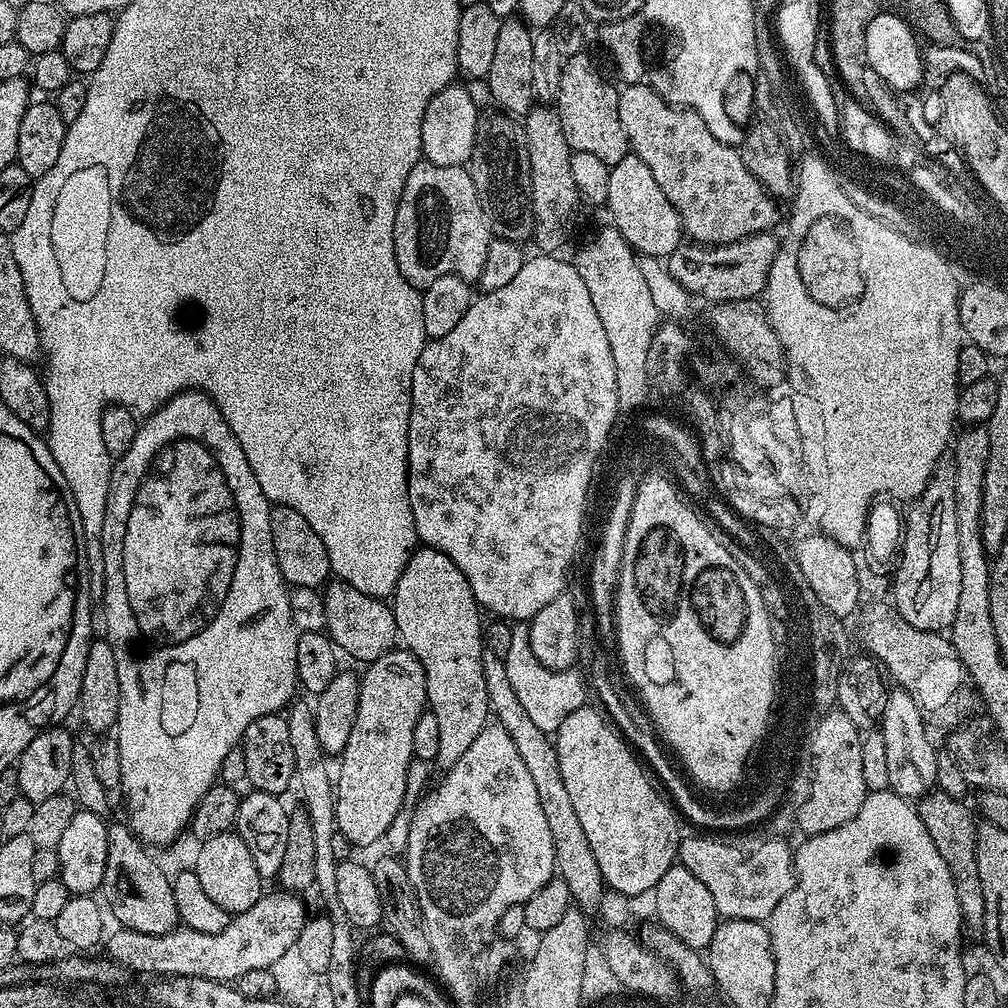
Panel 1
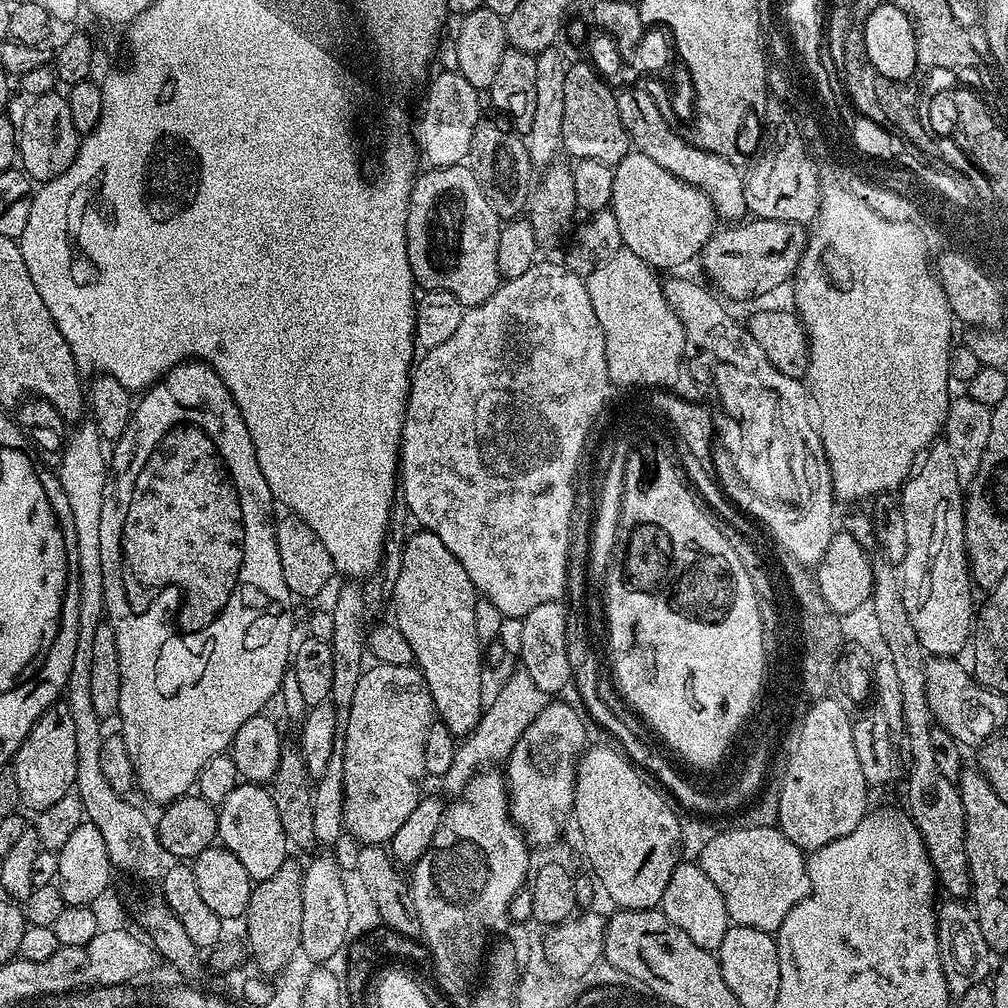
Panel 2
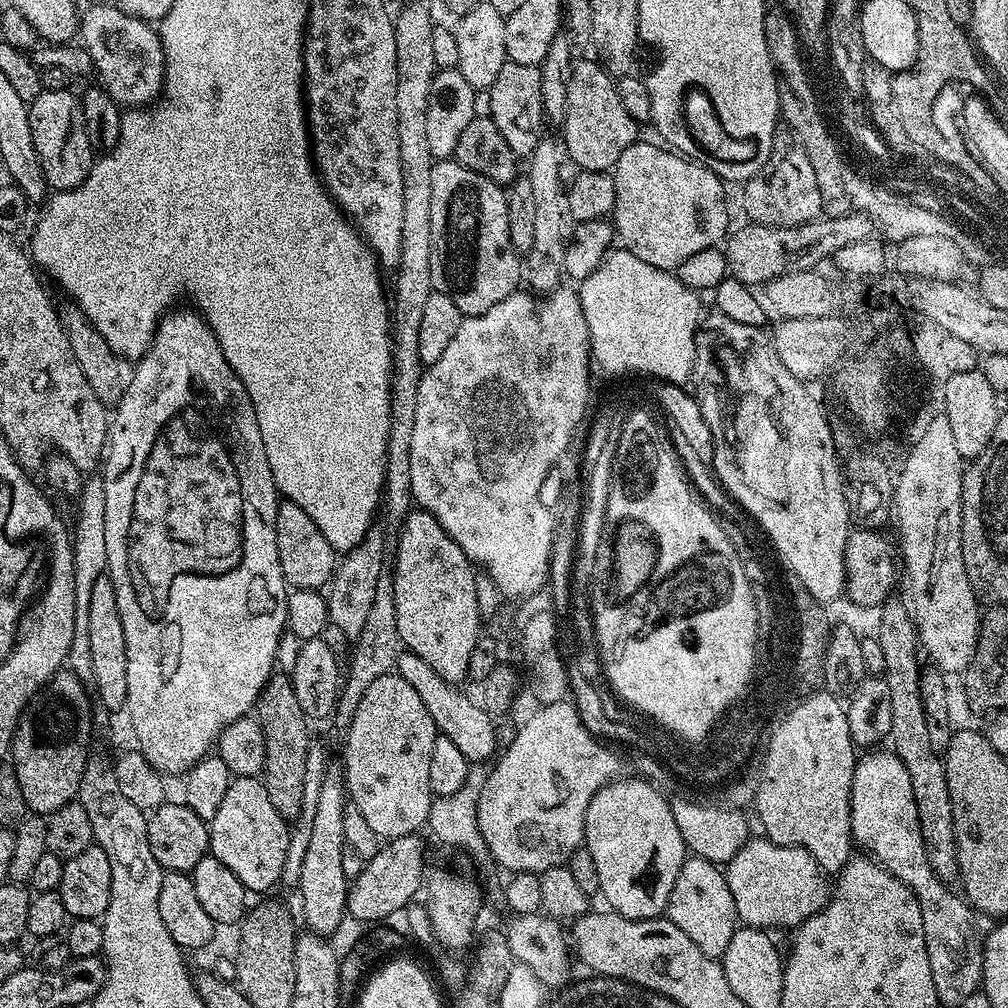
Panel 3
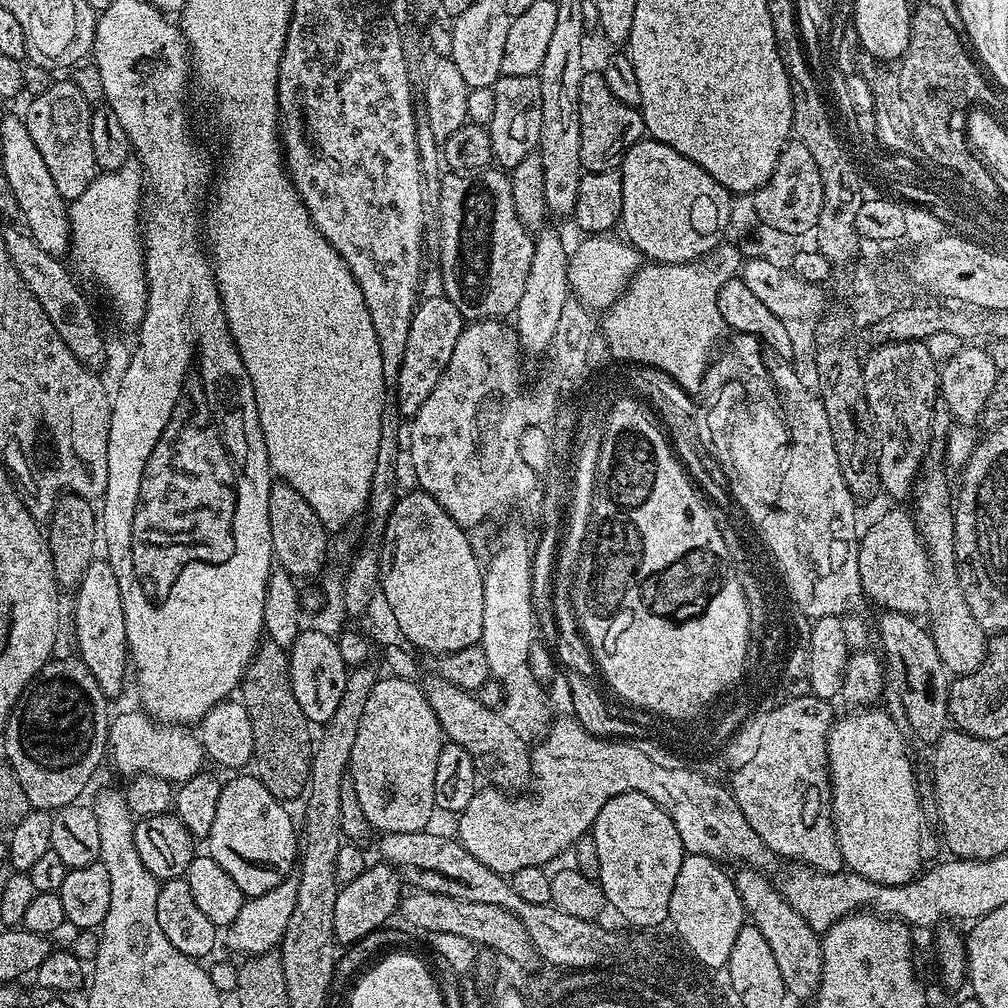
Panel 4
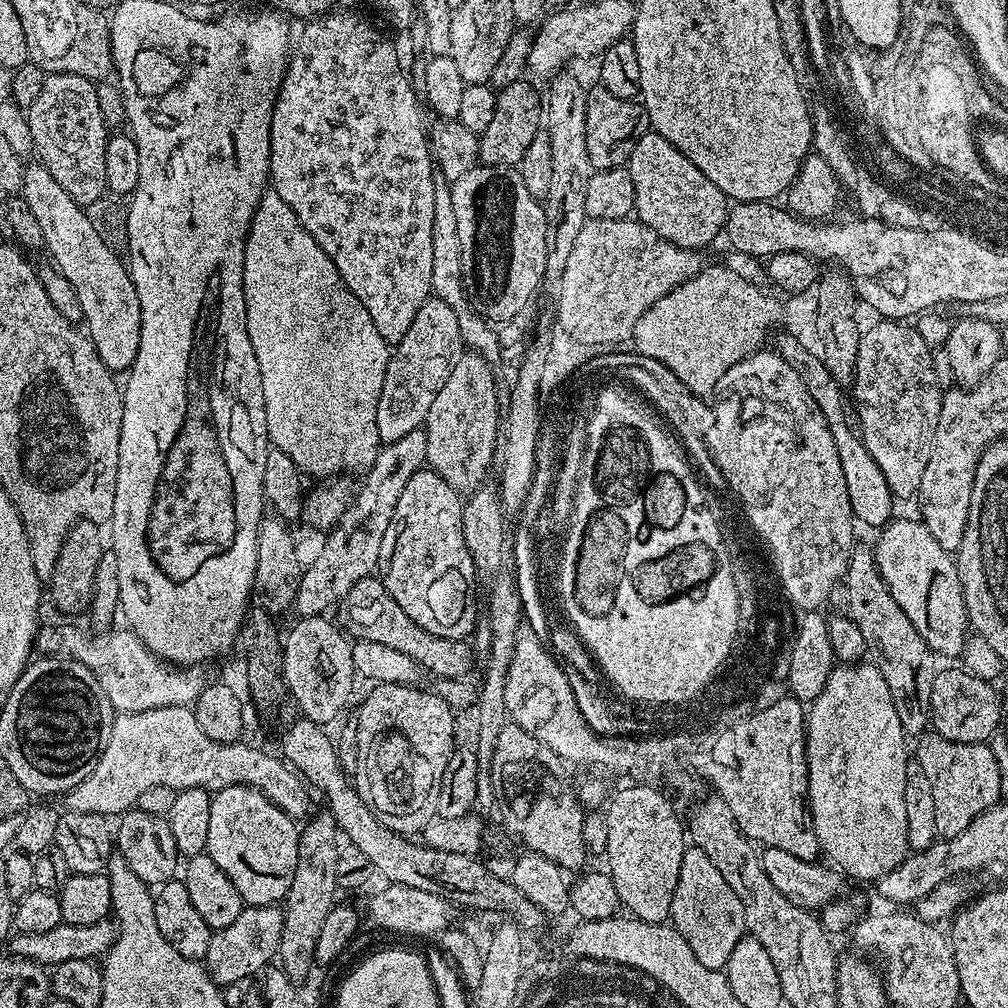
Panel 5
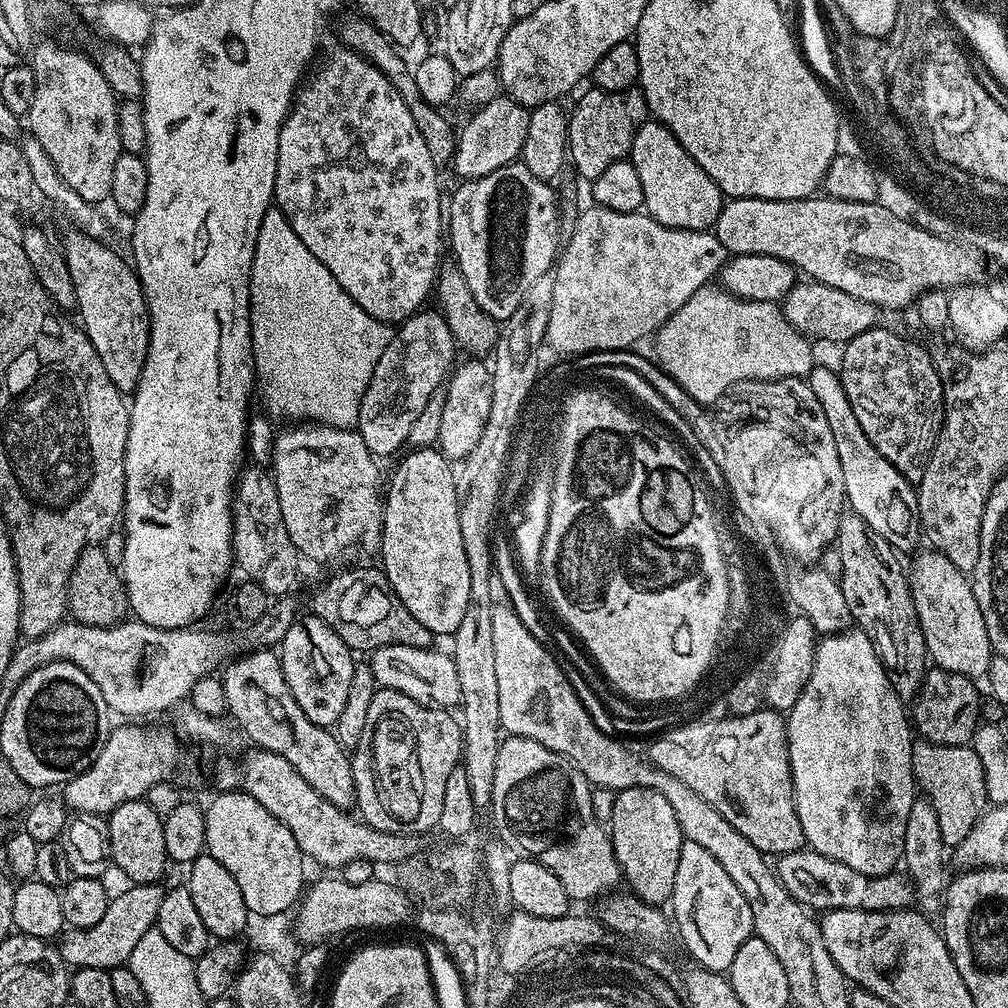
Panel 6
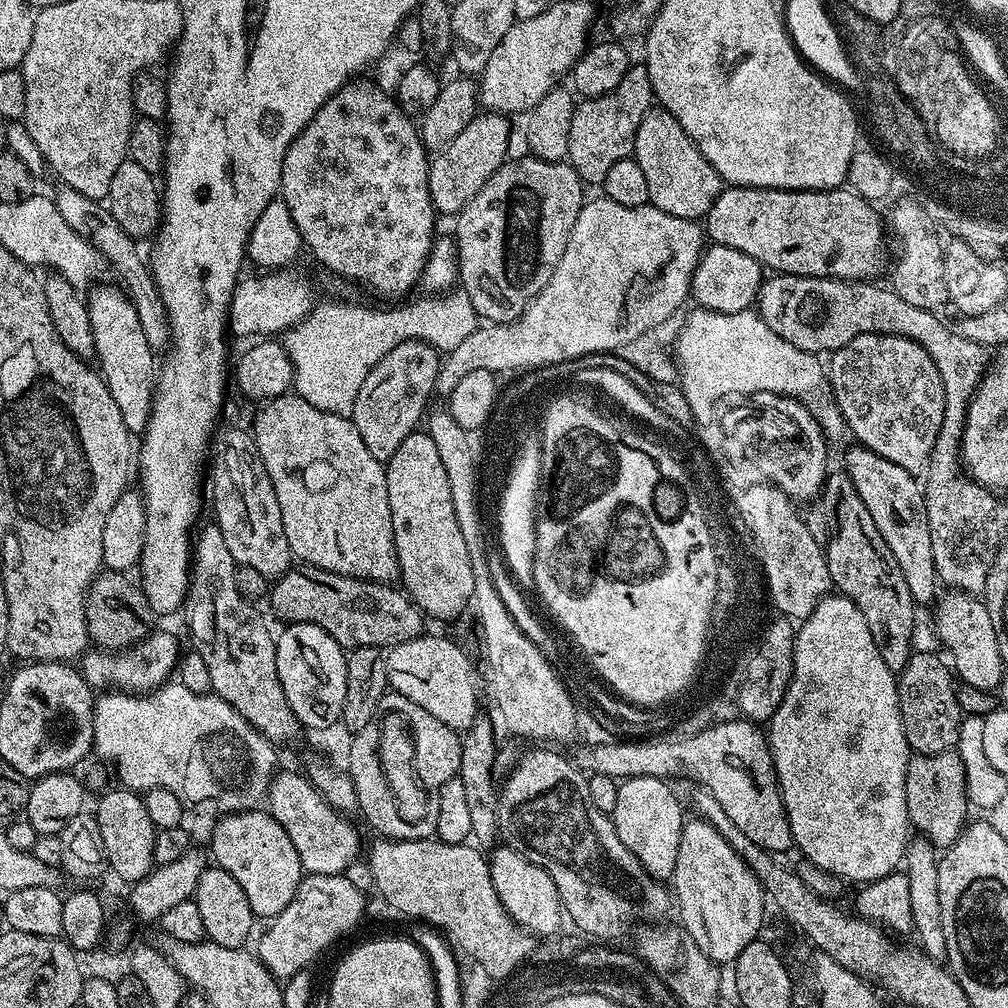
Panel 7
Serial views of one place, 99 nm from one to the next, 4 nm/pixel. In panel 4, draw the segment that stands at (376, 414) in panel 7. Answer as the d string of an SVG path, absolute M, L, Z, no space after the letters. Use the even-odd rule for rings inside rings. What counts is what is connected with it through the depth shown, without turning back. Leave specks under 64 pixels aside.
M437 294L419 301L416 313L410 322L410 338L406 338L406 354L402 354L402 366L398 370L398 382L394 387L394 399L400 408L400 415L411 418L430 398L430 390L438 386L438 378L450 366L450 354L454 354L454 346L465 326L464 315L450 302L447 296Z

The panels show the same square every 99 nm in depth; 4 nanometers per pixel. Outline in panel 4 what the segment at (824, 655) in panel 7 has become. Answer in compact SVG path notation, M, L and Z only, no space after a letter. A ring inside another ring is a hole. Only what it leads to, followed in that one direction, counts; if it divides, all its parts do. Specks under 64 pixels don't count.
M869 706L867 708L861 708L859 710L849 711L849 716L844 716L835 721L832 725L832 729L830 730L830 734L828 735L828 779L830 781L830 787L832 789L832 821L834 822L834 826L836 827L836 841L838 842L838 846L842 850L842 858L844 859L844 867L849 872L857 872L858 874L862 874L862 878L866 878L870 882L874 882L875 884L905 884L906 882L910 882L911 880L915 880L917 876L920 875L922 871L922 865L920 865L920 796L916 793L916 772L912 769L912 760L908 757L908 748L904 745L904 736L900 733L901 725L898 723L896 725L896 720L891 716L888 712L883 712L880 709L880 706Z

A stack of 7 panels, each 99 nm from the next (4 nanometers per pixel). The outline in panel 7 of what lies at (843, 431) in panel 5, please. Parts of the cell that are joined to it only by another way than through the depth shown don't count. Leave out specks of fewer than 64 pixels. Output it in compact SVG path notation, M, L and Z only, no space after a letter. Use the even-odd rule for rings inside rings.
M862 446L855 447L844 458L844 470L854 482L854 488L874 519L875 526L881 531L882 538L897 559L898 566L906 577L912 600L920 606L928 603L931 605L938 596L938 577L931 549L929 523L926 522L923 487L917 477L903 470L902 466L897 466Z

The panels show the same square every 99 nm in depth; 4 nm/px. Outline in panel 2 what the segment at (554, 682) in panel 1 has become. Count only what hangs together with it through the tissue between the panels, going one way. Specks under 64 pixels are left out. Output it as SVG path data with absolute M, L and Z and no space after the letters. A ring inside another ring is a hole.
M517 670L508 681L500 688L500 693L496 697L491 697L490 703L485 707L480 720L476 723L474 731L469 732L457 743L454 762L450 762L450 770L441 777L441 786L438 787L441 793L452 792L459 794L464 787L472 781L481 767L480 756L485 756L488 760L503 761L514 750L518 738L542 714L542 710L550 702L549 693L539 688L533 679L524 670Z

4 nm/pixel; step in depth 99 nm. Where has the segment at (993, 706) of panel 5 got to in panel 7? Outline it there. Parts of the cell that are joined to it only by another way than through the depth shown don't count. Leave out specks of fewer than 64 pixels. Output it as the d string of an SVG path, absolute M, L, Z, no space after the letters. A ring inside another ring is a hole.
M916 650L898 674L896 689L906 742L913 753L922 756L953 751L960 733L962 713L956 697L958 684L949 665L941 660L932 652Z

